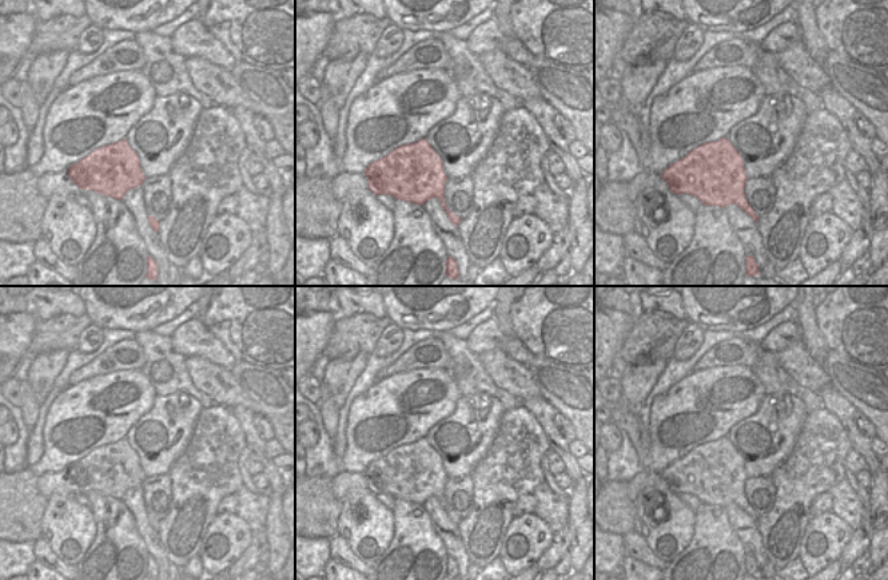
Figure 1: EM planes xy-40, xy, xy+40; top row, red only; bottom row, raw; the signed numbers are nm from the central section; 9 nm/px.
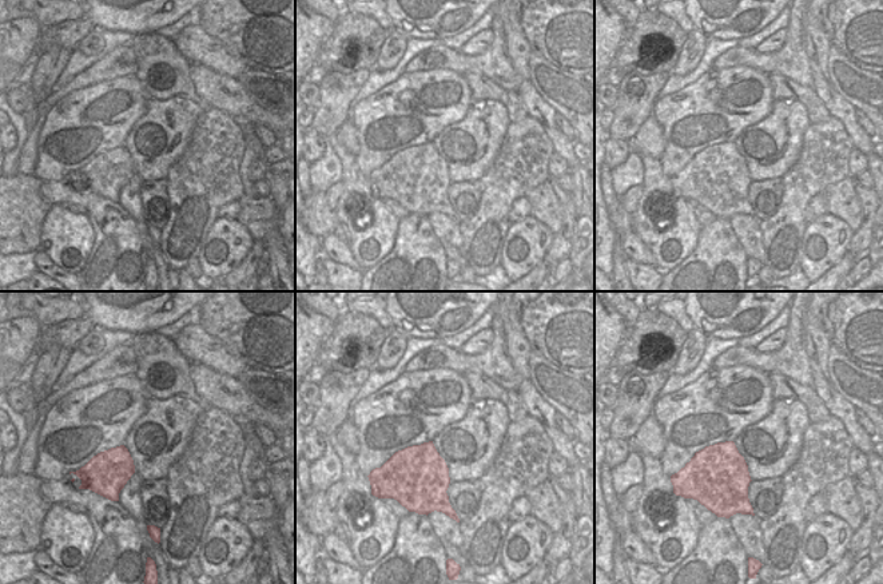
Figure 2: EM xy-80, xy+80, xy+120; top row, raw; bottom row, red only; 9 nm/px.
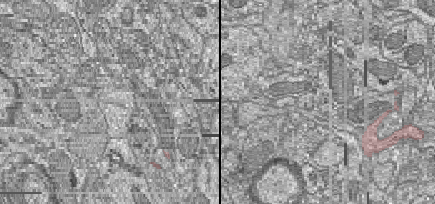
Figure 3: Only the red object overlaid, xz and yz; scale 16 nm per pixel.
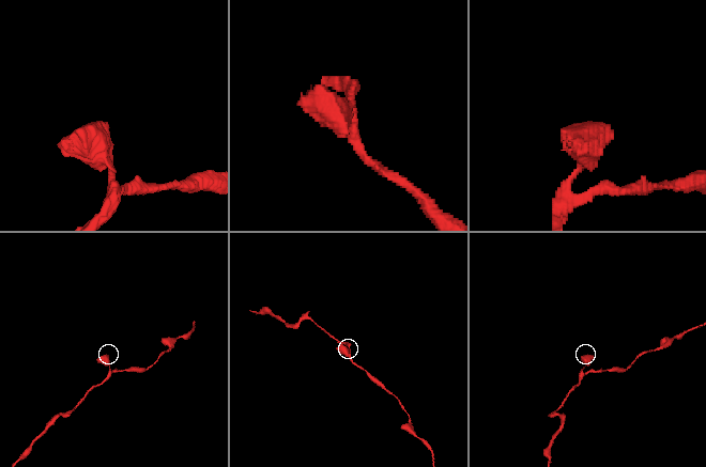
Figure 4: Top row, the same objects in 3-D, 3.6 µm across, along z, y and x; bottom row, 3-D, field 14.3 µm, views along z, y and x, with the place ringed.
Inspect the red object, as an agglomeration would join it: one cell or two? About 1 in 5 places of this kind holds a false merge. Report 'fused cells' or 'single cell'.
single cell

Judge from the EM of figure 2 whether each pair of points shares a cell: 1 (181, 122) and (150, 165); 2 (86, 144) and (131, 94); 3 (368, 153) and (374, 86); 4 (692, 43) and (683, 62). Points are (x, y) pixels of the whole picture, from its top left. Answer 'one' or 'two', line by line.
1: one
2: one
3: two
4: one

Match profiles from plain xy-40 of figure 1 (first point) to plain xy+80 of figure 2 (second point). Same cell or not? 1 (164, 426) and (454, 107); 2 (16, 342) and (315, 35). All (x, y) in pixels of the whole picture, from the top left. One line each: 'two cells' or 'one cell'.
1: two cells
2: one cell

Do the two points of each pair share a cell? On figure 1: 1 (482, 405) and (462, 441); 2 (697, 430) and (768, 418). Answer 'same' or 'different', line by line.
1: same
2: different

